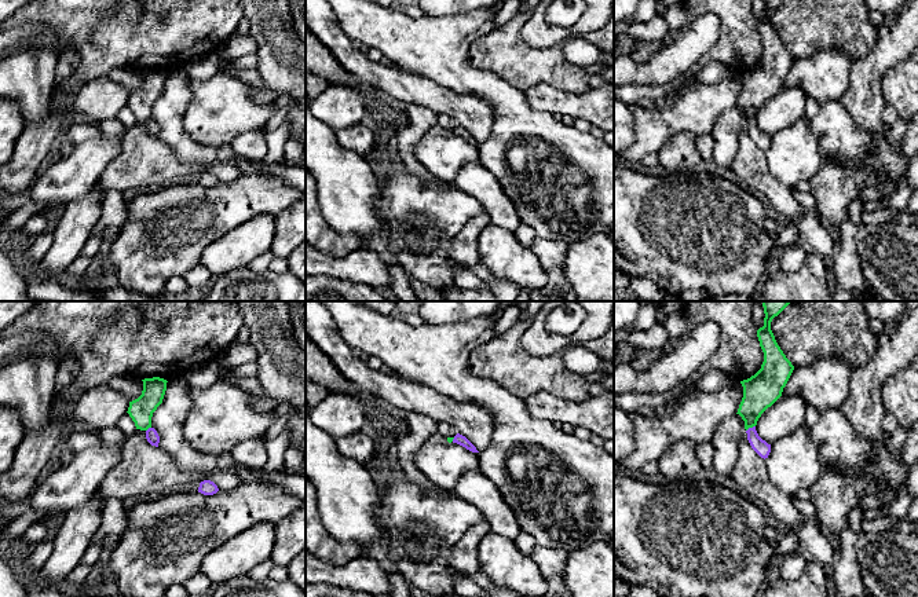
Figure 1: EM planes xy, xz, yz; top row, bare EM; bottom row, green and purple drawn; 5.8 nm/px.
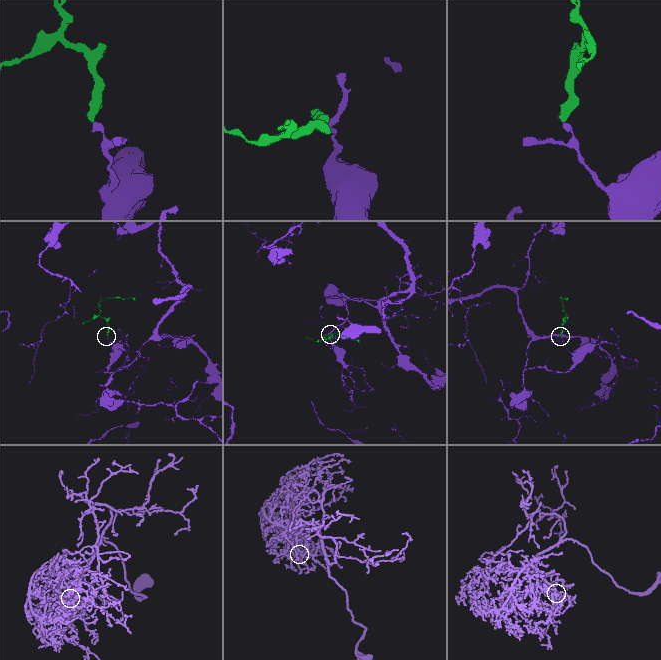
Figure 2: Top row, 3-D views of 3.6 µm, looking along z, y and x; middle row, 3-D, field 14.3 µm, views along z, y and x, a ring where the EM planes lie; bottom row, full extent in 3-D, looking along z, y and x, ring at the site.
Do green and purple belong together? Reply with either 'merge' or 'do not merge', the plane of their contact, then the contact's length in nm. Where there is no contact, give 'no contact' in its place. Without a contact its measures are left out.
do not merge | yz | 70 nm

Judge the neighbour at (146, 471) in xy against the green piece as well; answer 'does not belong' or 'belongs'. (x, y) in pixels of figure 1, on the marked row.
belongs

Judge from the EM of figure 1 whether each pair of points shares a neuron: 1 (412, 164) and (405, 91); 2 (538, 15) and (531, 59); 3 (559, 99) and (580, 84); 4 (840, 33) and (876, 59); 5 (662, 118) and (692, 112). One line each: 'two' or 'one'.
1: two
2: two
3: two
4: two
5: one

